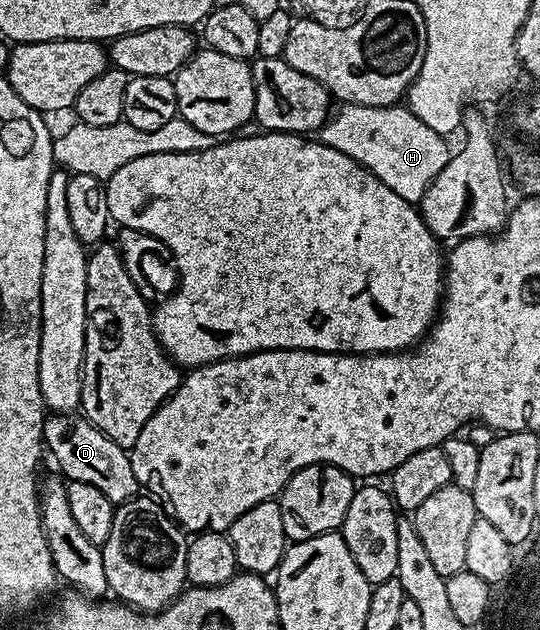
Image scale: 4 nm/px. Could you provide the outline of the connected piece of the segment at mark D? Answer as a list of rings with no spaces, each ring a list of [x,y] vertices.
[[[51,413],[42,423],[42,437],[49,457],[51,454],[55,464],[62,469],[60,474],[63,479],[92,484],[92,488],[104,492],[104,496],[115,504],[126,502],[139,493],[140,483],[136,480],[136,472],[132,472],[127,447],[108,440],[108,436],[104,436],[104,432],[100,432],[100,428],[93,426],[84,416]]]

